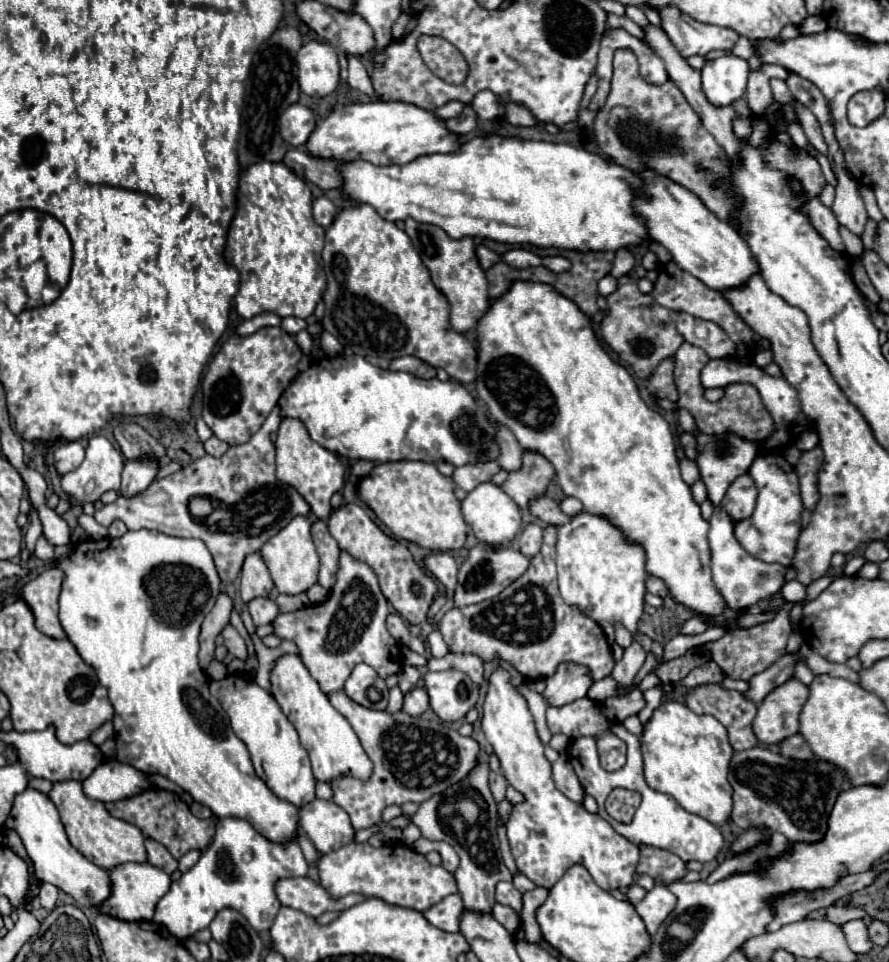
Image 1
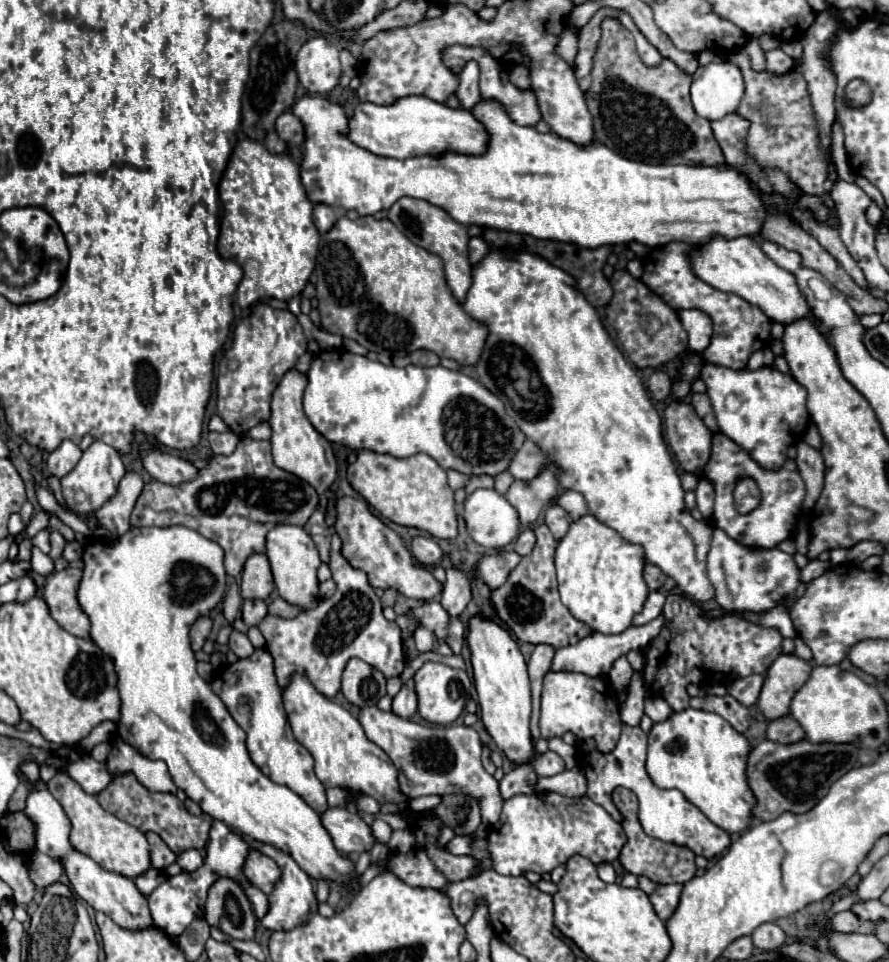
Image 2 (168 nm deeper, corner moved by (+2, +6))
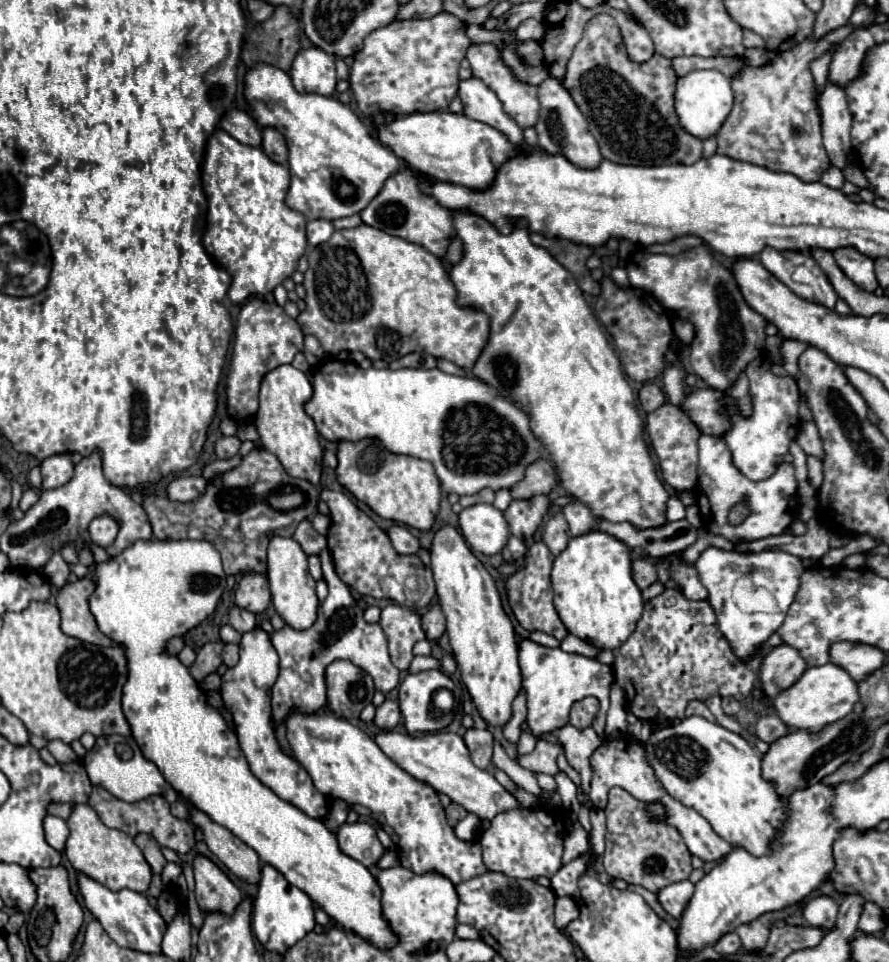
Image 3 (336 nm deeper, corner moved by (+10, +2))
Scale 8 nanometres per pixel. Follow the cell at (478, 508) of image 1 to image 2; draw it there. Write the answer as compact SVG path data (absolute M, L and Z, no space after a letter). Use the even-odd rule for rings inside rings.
M476 489L468 495L464 521L470 537L484 549L502 549L520 533L518 513L494 489Z

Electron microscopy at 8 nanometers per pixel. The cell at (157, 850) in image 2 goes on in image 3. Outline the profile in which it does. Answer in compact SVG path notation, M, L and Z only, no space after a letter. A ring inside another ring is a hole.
M142 833L142 835L138 835L134 841L136 841L136 845L140 847L142 855L146 857L148 865L152 867L152 873L162 873L162 869L164 869L164 865L166 865L166 859L164 859L164 855L162 855L162 851L160 851L160 845L154 841L154 837Z

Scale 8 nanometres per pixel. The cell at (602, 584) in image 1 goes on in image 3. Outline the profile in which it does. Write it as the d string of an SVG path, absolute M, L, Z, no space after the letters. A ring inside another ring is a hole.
M592 529L584 535L570 537L566 549L554 559L550 579L552 579L552 589L554 589L554 607L556 607L562 623L566 625L566 629L572 635L576 635L584 641L590 641L592 645L598 645L602 649L614 651L636 629L636 623L644 609L644 601L642 601L640 589L636 587L636 583L632 579L632 551L620 539L608 535L600 529Z

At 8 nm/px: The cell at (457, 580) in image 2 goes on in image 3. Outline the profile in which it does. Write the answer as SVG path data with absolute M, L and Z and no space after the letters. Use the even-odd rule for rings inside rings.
M440 603L432 605L432 607L422 615L422 627L424 627L424 631L426 631L426 635L428 635L430 641L436 641L436 639L444 633L444 629L446 629L446 617L444 617L444 613L442 613Z

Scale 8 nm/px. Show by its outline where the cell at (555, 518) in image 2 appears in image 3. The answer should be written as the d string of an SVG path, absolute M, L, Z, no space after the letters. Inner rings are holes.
M556 513L554 517L550 517L544 525L544 533L542 533L542 541L548 545L548 549L558 555L566 543L568 543L568 523L564 519L562 513Z

